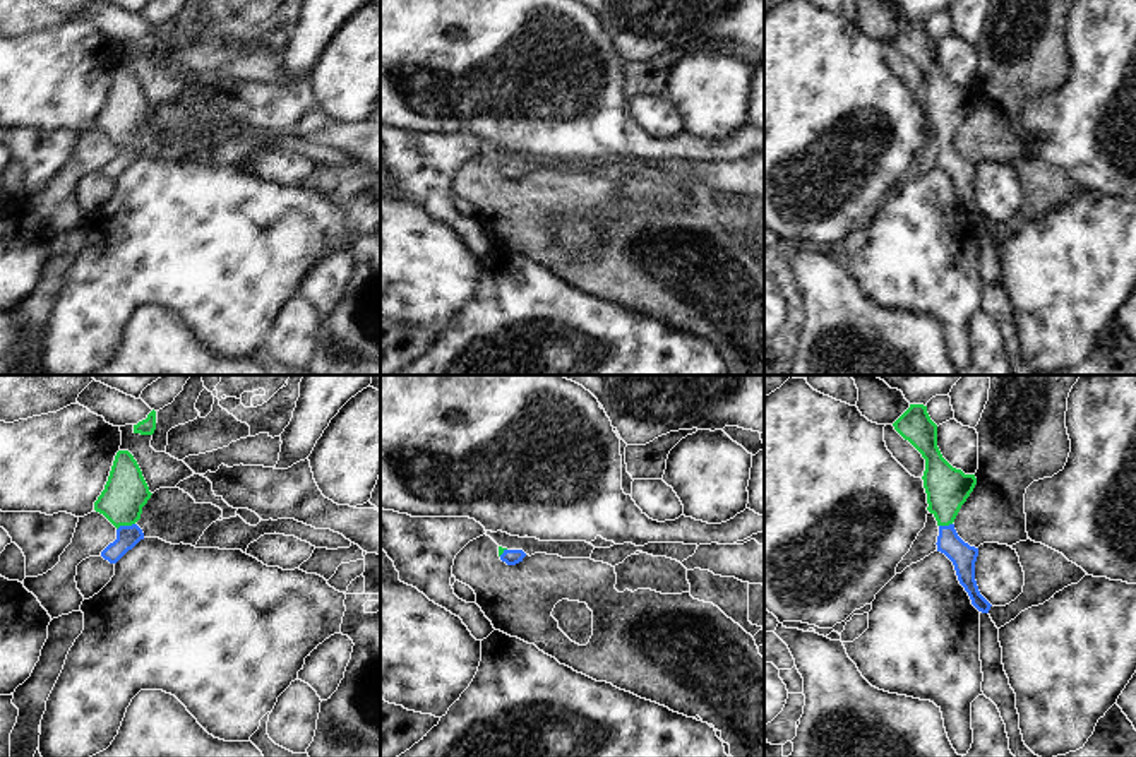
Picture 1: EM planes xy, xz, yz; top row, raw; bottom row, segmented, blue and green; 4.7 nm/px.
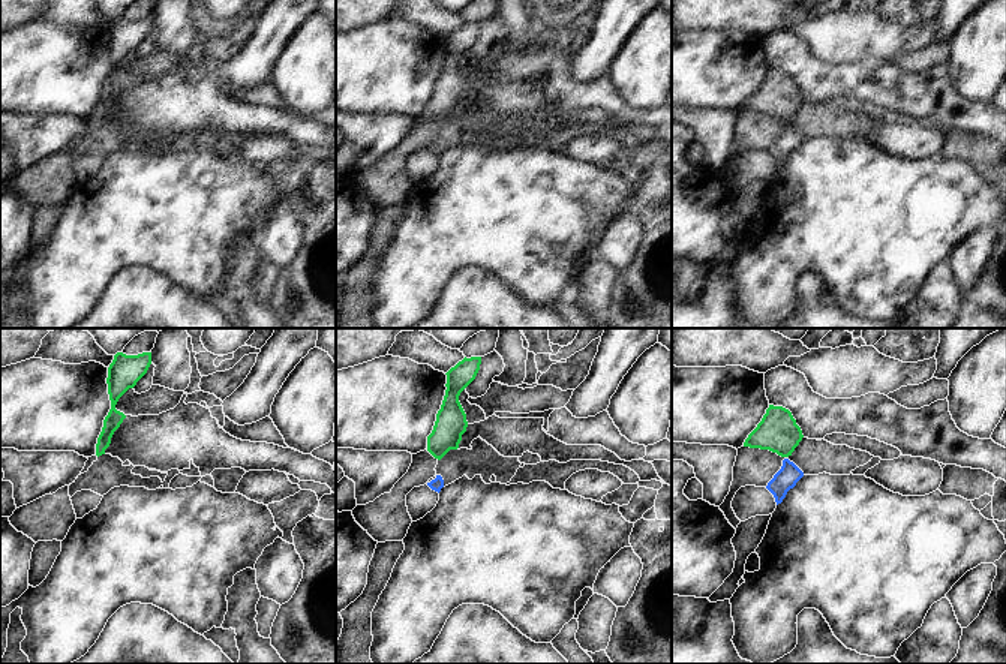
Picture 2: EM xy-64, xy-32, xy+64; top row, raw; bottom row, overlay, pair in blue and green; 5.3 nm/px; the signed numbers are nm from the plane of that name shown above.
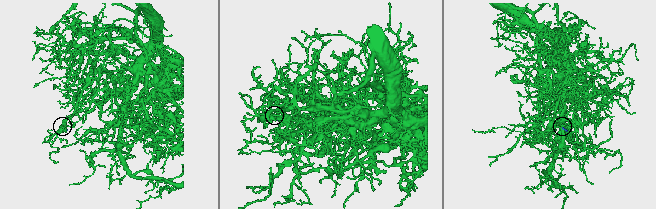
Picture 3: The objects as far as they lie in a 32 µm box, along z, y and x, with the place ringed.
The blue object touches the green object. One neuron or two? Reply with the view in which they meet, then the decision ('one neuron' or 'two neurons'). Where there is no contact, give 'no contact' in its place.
contact in xy; one neuron

